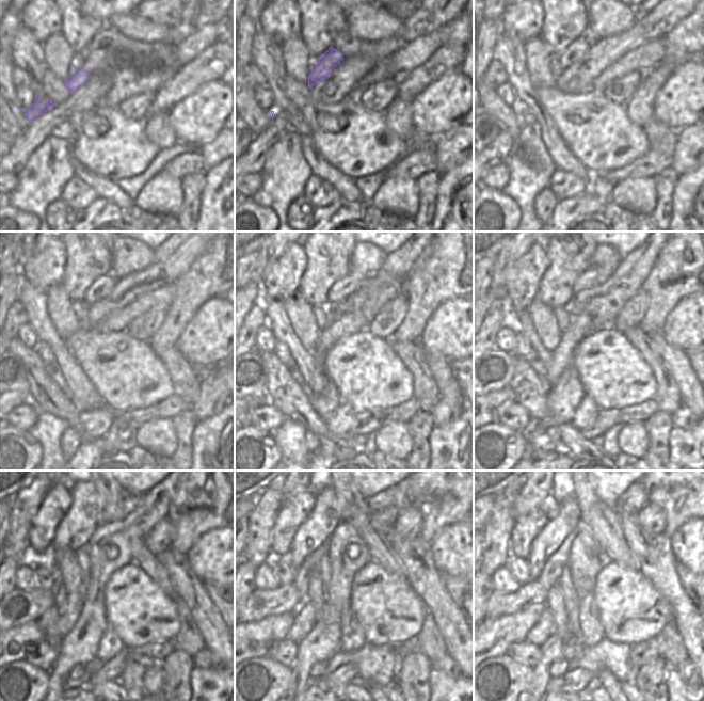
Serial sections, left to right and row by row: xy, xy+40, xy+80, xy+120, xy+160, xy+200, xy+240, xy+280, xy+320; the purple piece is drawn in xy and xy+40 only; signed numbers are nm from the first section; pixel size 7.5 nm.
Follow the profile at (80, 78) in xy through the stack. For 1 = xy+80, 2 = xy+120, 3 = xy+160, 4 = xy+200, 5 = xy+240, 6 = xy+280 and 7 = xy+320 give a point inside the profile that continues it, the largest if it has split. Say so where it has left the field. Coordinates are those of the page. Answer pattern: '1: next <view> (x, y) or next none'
1: next xy+80 (579, 47)
2: next xy+120 (102, 286)
3: next xy+160 (346, 286)
4: next xy+200 (591, 277)
5: next xy+240 (130, 502)
6: next xy+280 (386, 497)
7: next xy+320 (633, 499)

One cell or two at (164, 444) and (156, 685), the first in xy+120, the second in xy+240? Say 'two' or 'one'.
one

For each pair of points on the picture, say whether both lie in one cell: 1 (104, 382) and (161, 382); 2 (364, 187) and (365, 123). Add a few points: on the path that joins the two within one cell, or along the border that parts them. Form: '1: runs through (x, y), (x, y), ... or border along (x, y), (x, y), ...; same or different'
1: runs through (117, 381), (147, 381); same
2: border along (386, 170), (353, 179); different

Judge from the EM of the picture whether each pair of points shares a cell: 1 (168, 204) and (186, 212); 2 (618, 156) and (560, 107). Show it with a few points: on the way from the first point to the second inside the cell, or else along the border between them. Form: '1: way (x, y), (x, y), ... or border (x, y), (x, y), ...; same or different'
1: border (180, 185), (181, 209), (176, 216); different
2: way (604, 143), (574, 114); same

